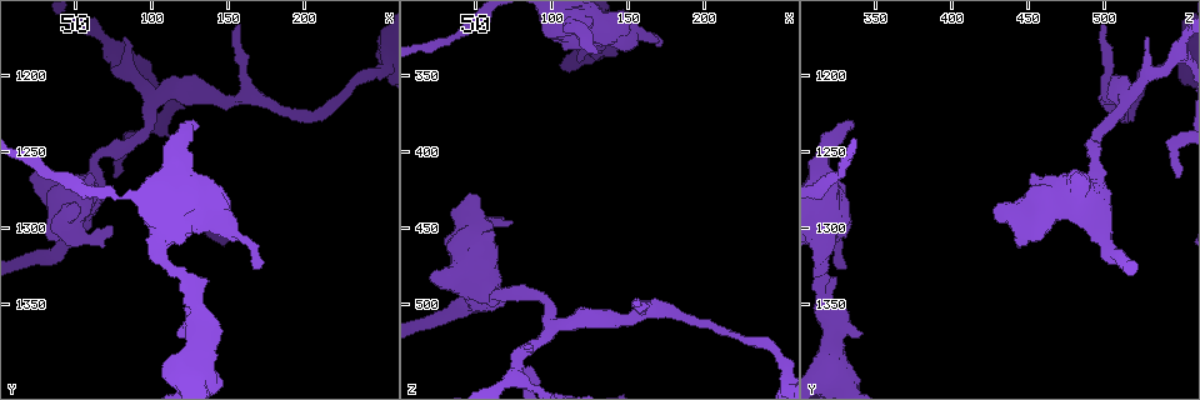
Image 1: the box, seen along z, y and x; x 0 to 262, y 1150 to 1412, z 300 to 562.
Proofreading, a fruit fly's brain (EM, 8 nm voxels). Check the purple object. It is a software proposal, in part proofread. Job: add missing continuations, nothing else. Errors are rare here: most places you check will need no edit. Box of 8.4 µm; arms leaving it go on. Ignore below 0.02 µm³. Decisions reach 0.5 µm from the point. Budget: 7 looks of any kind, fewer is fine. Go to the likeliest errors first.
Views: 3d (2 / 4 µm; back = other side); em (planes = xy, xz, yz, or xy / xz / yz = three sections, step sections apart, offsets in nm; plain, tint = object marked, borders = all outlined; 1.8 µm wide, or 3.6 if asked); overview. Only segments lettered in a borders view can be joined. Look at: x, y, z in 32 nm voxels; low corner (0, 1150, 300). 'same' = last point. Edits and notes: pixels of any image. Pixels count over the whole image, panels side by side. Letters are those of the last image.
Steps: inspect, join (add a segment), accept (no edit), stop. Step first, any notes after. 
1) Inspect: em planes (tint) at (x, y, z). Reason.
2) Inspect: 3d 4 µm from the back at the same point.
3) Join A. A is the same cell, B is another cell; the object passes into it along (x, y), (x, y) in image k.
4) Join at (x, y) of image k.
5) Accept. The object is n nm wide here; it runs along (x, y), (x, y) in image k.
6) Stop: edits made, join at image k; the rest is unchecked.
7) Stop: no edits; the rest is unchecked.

Inspect: em planes (borders) at (80, 1176, 528). An open end.

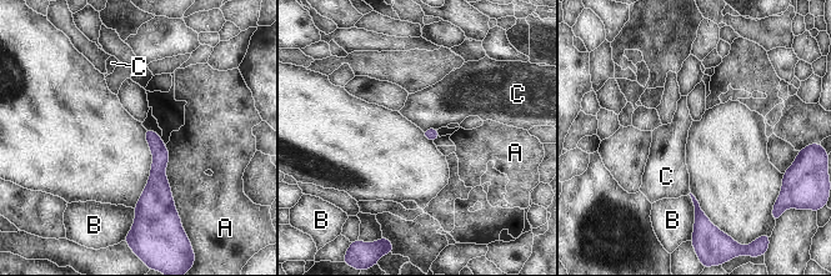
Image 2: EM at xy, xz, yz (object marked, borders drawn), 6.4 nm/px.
Accept. A, B and C are other cells; a border runs along (437, 128), (426, 128), (422, 131) in image 2; none of them fits.

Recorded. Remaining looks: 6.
Inspect: em yz step 16 (borders) at (130, 1230, 334). Free end.

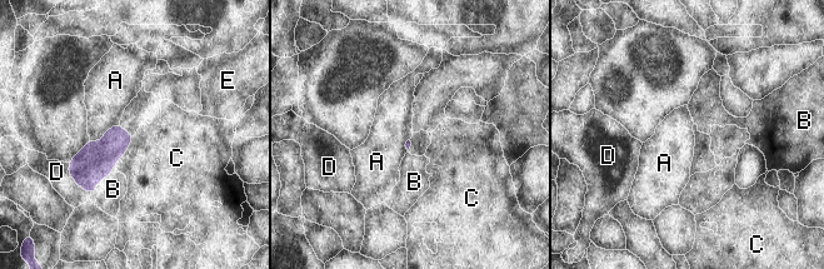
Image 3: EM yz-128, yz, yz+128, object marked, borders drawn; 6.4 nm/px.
Accept. A, B, C, D and E are other cells; a border runs along (119, 123), (99, 140), (90, 140) in image 3; none of them fits.

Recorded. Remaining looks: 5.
Inspect: em planes (plain) at (46, 1288, 426). Stops while still wide.

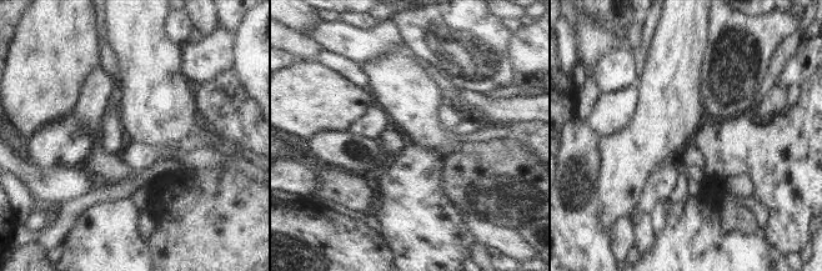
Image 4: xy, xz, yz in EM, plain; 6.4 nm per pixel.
Inspect: em planes (borders) at the same point. See the neighbours.

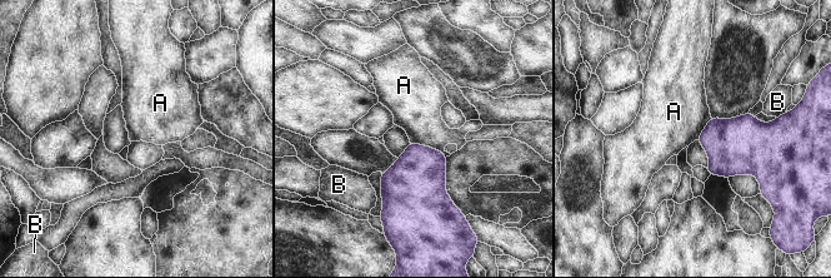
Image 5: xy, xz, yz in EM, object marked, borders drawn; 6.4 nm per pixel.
Accept. The longest contact is with A, 260 nm; A and B are other cells; a border runs along (410, 142), (439, 149), (445, 157) in image 5; none of them fits.

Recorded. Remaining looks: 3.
Stop: no edits; the rest is unchecked.

